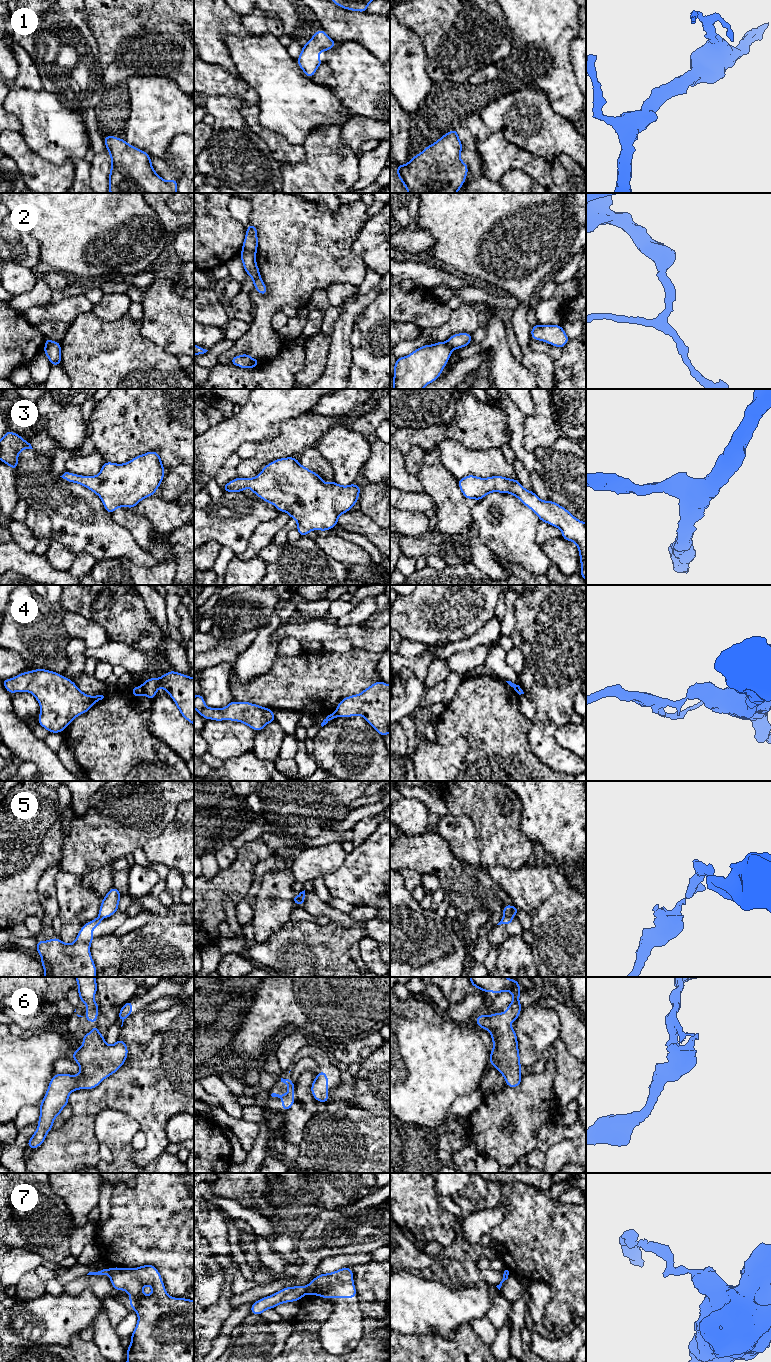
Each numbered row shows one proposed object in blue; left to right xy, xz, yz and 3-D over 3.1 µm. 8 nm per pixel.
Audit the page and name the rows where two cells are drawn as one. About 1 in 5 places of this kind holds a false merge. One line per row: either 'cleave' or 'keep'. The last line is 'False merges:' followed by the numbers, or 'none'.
1: keep
2: cleave
3: keep
4: cleave
5: cleave
6: keep
7: cleave
False merges: 2, 4, 5, 7

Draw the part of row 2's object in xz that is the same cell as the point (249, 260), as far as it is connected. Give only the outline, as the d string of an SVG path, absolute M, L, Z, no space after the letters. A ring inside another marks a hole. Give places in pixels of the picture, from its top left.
M242 251L240 254L245 272L250 275L254 283L254 288L261 294L267 294L267 288L261 279L260 271L256 263L256 254L249 254Z

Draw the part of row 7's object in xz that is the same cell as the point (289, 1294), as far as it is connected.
M304 1286L285 1287L270 1296L254 1302L251 1305L251 1314L261 1315L265 1310L275 1308L279 1304L299 1301L306 1294L306 1287Z

